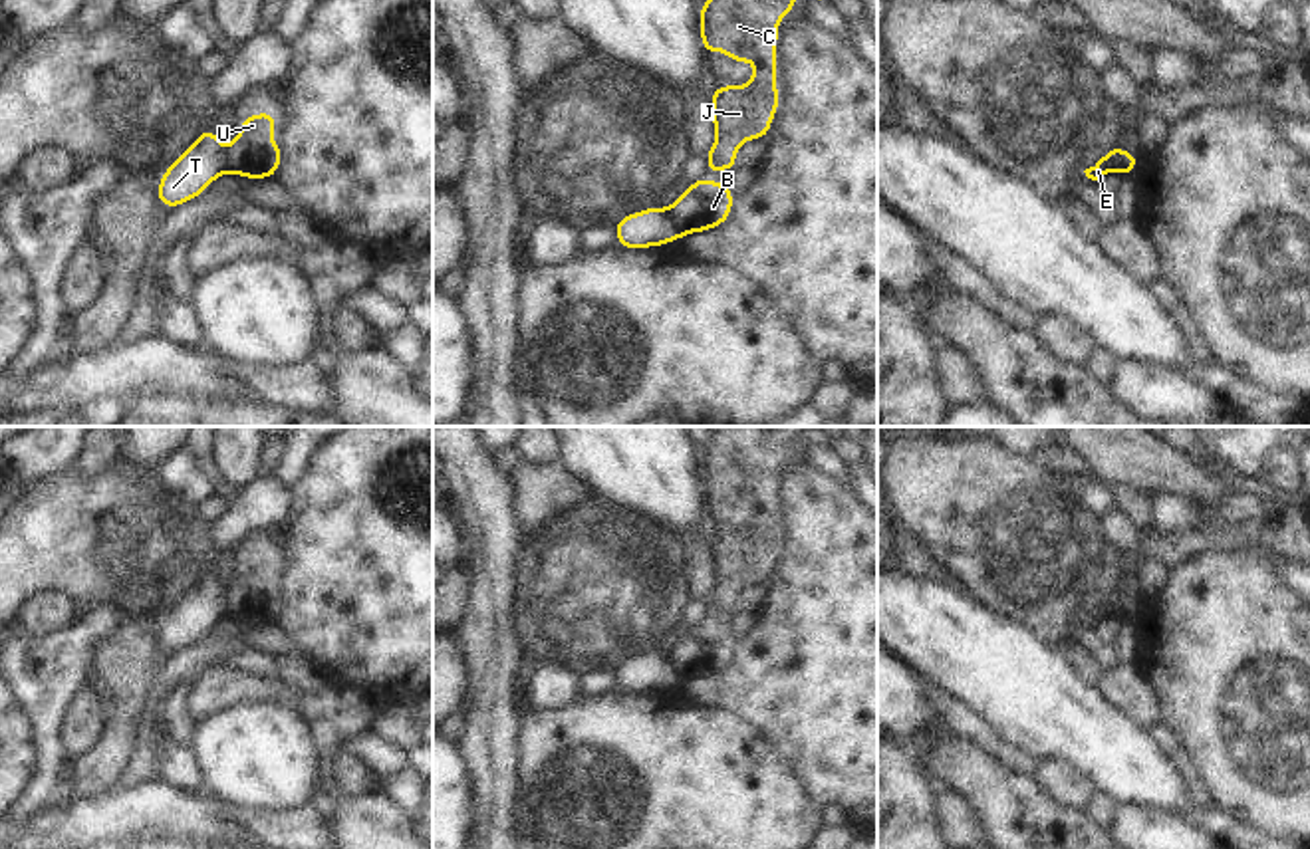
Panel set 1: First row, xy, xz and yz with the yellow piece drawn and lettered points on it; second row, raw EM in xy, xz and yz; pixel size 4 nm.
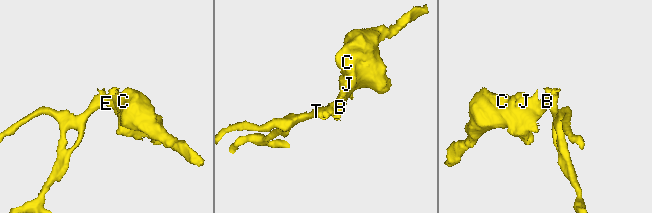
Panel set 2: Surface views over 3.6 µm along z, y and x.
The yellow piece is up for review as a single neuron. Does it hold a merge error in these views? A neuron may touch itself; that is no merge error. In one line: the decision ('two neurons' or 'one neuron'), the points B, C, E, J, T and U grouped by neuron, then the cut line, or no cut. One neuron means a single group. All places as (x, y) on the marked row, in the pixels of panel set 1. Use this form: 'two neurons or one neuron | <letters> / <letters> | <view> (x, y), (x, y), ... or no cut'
two neurons | B C E J U / T | xz (663, 211), (683, 235)

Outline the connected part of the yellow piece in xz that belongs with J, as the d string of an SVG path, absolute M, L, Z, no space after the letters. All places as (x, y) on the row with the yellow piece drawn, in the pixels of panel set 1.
M709 0L699 6L701 44L707 54L724 52L734 63L754 60L752 79L730 87L720 83L711 95L717 139L707 153L705 171L732 171L736 149L770 133L780 93L776 89L776 42L792 0Z

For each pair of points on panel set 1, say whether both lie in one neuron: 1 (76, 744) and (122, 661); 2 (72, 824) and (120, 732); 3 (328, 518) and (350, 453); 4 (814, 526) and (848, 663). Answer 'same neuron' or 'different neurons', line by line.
1: different neurons
2: different neurons
3: same neuron
4: same neuron

